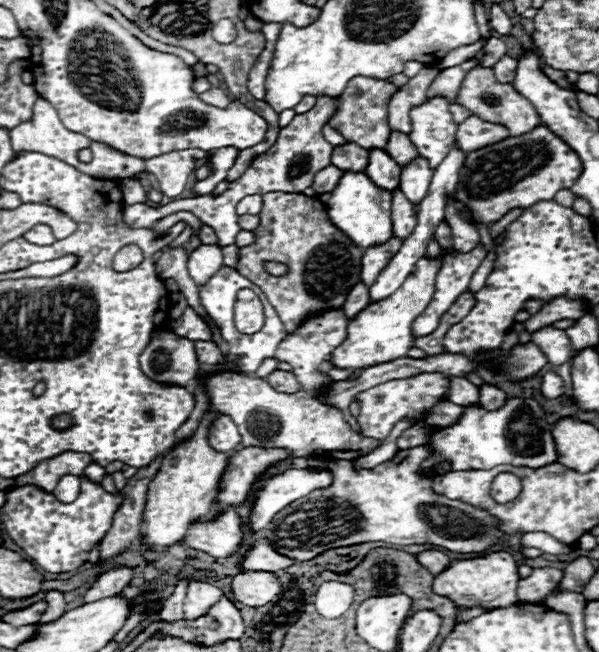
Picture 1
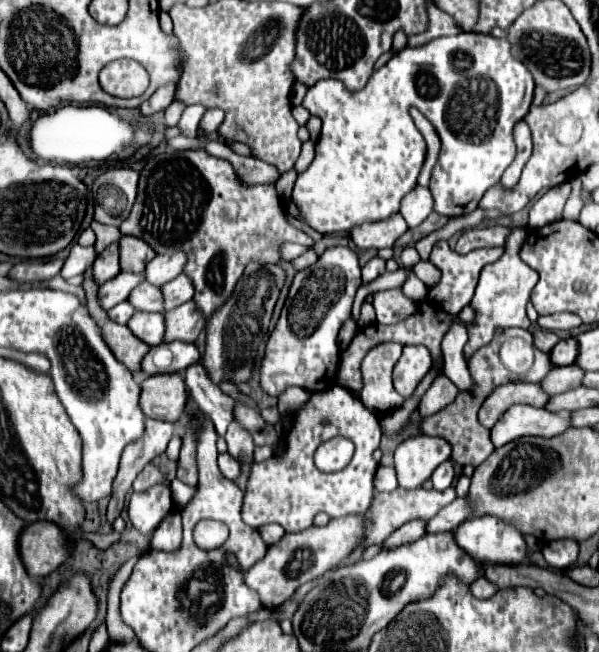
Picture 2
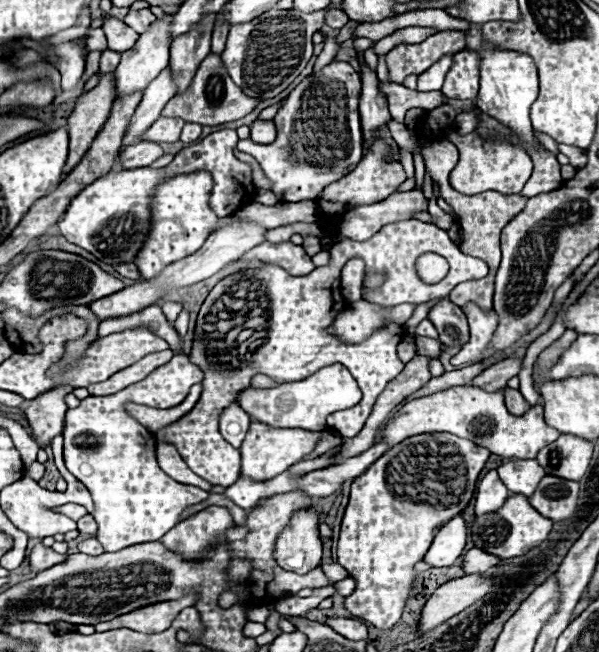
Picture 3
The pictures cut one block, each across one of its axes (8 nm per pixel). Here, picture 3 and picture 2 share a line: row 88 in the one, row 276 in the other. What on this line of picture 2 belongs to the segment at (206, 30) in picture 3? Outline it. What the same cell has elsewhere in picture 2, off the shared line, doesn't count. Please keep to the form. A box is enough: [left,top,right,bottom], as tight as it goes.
[160,274,194,312]

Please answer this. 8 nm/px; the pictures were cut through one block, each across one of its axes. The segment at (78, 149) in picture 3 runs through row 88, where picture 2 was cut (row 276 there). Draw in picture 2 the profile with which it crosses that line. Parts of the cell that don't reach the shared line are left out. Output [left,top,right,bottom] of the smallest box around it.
[92,244,120,284]

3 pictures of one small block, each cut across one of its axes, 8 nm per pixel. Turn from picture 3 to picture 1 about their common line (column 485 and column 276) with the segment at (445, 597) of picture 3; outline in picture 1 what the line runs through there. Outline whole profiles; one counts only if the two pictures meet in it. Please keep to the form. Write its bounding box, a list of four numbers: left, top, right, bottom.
[232,570,280,608]

